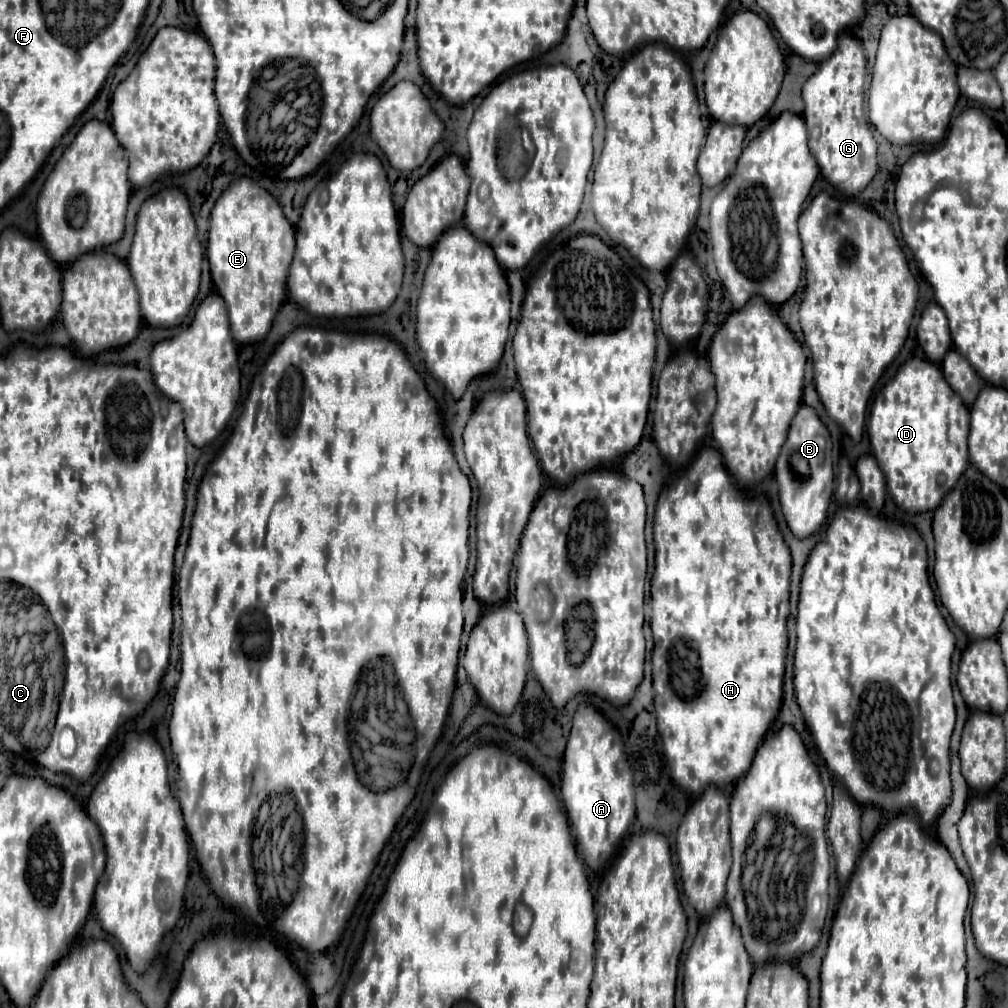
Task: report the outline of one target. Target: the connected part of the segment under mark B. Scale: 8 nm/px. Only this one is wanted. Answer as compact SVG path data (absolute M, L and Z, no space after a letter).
M802 405L792 421L788 439L776 461L776 481L782 513L794 537L806 539L820 531L828 521L828 505L834 489L832 441L826 427L808 405Z

